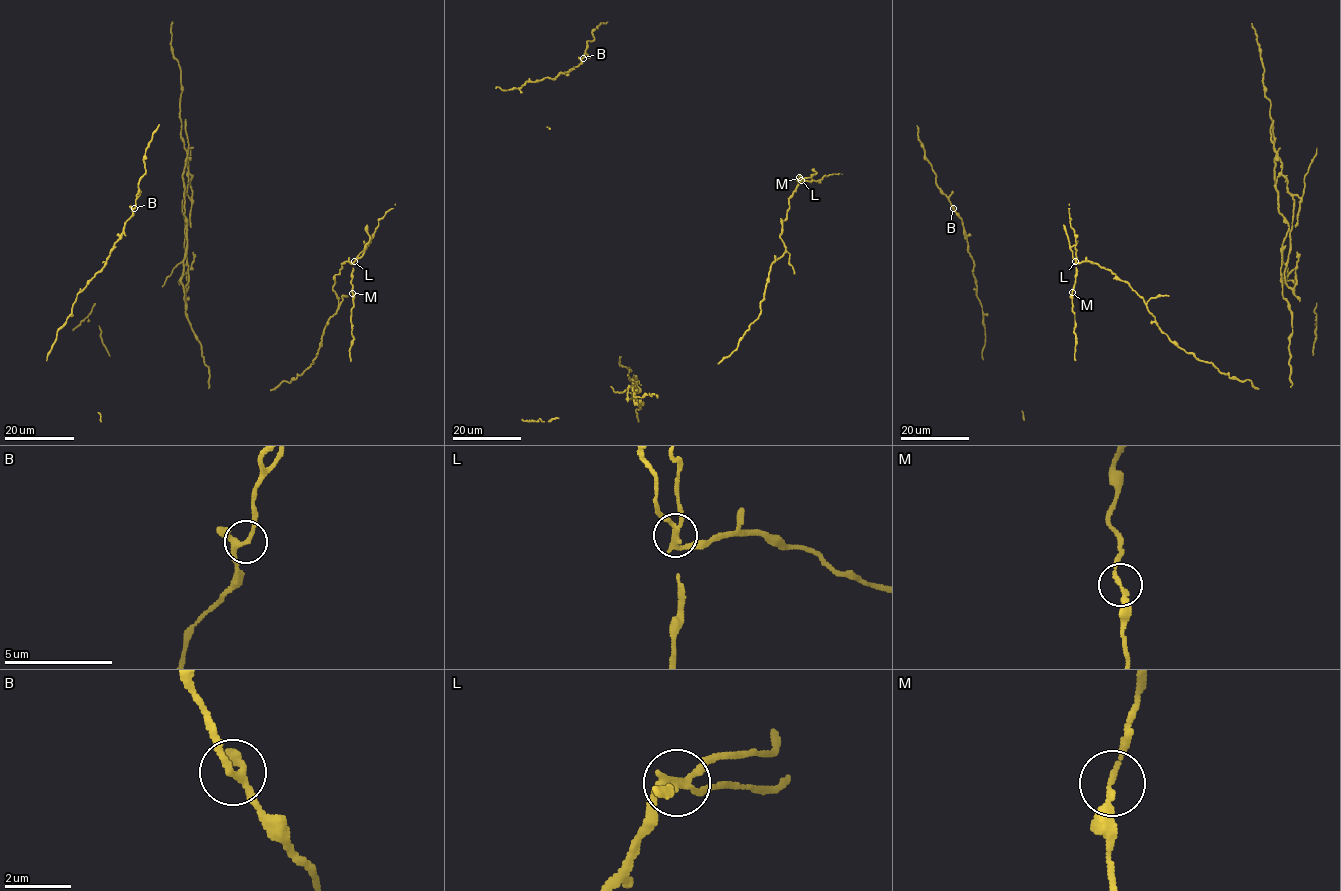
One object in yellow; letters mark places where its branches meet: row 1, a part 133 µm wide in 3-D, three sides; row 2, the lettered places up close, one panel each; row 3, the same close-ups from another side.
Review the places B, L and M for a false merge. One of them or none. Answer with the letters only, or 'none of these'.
L

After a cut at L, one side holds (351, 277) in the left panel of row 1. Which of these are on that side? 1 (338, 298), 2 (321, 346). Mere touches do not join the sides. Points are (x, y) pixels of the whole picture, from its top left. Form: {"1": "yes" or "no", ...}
{"1": "no", "2": "no"}

